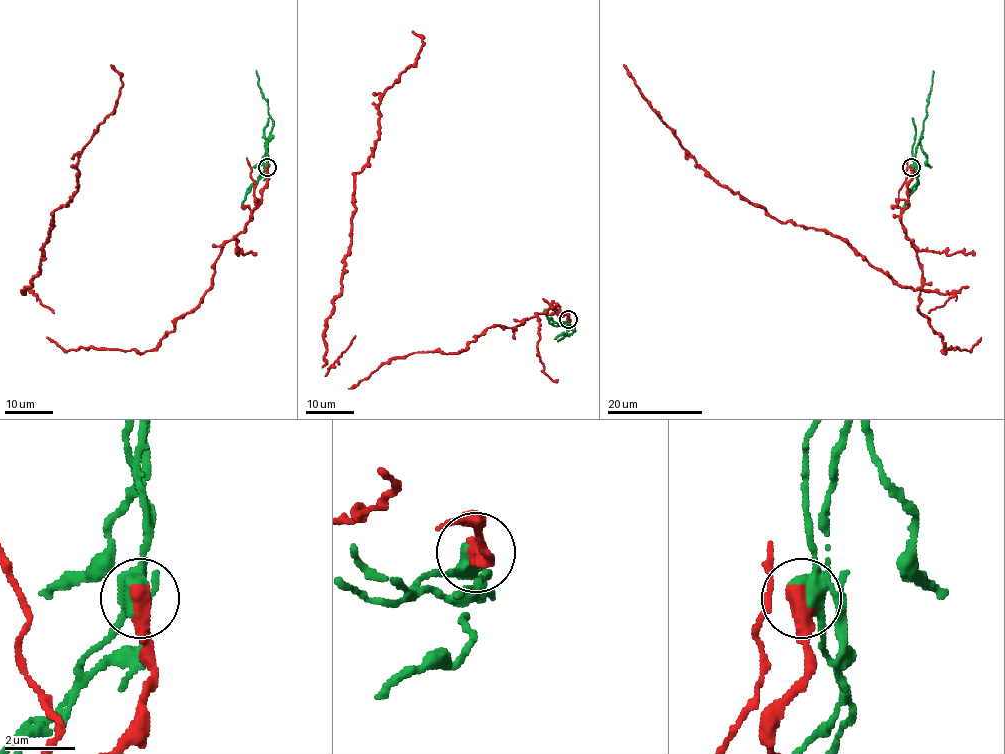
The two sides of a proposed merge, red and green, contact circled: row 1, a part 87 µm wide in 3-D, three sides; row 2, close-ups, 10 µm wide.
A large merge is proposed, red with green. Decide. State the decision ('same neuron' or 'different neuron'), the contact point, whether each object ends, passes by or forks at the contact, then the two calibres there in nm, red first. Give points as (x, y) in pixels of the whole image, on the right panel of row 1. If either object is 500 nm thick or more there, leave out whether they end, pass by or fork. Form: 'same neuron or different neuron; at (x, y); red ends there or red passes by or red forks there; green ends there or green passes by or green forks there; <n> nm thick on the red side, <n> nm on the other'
different neuron; at (911, 167); 550 nm thick on the red side, 420 nm on the other

